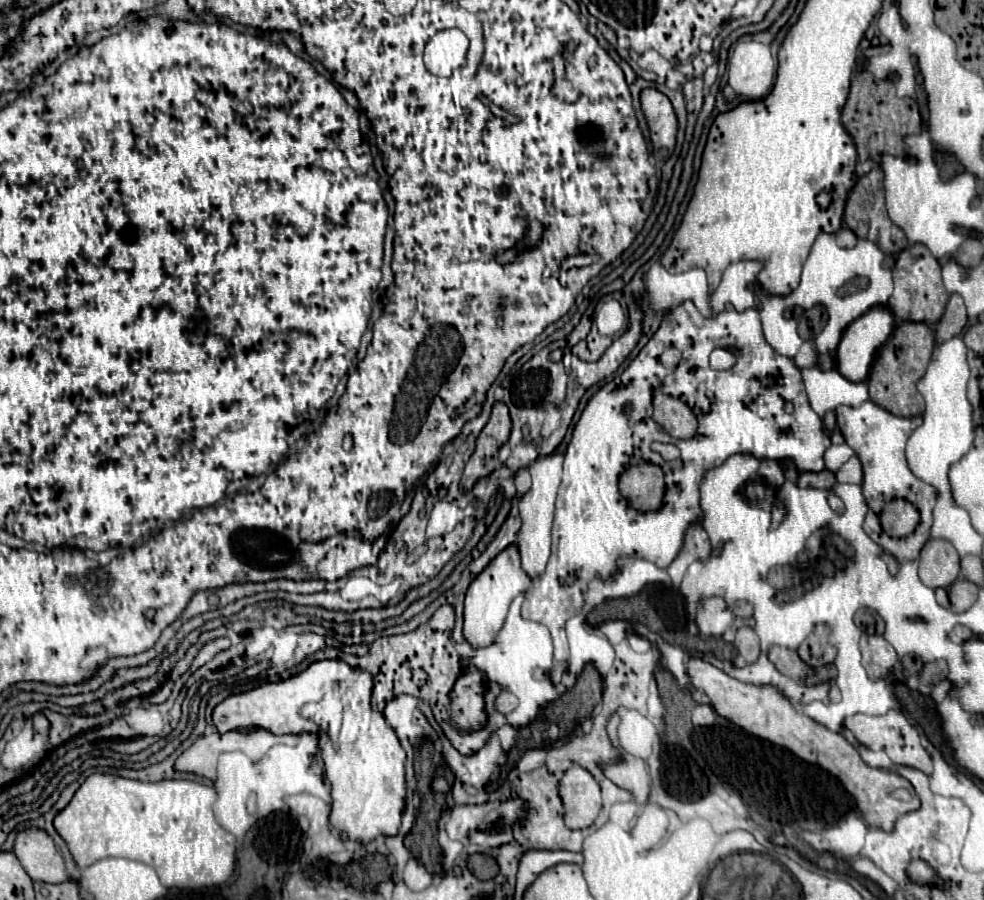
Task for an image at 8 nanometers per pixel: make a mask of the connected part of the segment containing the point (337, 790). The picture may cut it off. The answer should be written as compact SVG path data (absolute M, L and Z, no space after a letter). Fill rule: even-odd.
M371 705L359 707L359 711L345 715L345 727L341 729L341 751L335 751L335 759L325 761L325 775L331 783L333 811L331 825L339 833L345 833L351 841L371 843L377 835L397 835L401 827L401 813L405 807L405 749L401 747L395 731L381 713L375 713Z

